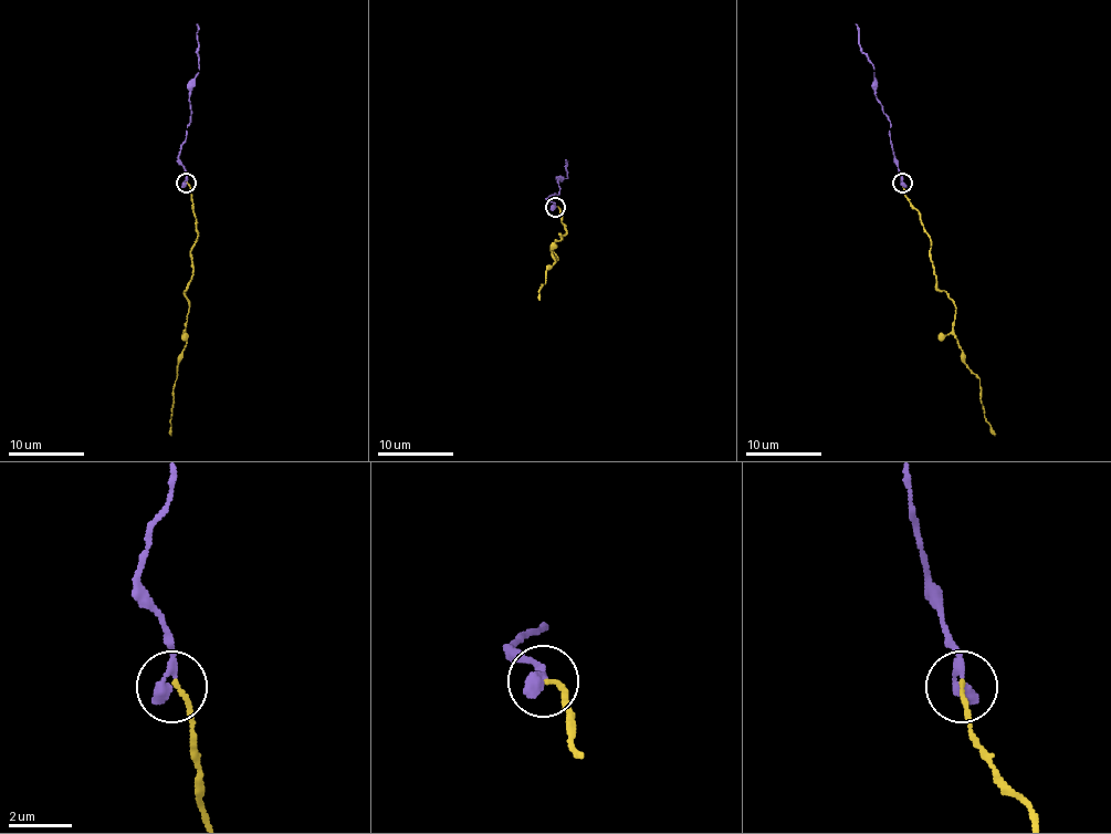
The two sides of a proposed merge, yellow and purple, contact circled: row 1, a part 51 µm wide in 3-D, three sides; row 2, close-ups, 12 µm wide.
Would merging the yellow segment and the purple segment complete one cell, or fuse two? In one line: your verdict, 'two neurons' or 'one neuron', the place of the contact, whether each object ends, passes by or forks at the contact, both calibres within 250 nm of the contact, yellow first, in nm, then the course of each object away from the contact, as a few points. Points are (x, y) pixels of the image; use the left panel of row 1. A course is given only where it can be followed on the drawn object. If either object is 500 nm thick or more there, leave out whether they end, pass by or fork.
one neuron; at (186, 183); yellow ends there; purple ends there; 120 nm thick on the yellow side, 420 nm on the other; yellow runs (187, 184), (198, 236), (190, 251), (192, 275), (185, 294), (187, 344), (175, 379), (171, 436); purple runs (187, 184), (179, 152), (190, 117), (190, 80), (198, 72), (196, 23)

